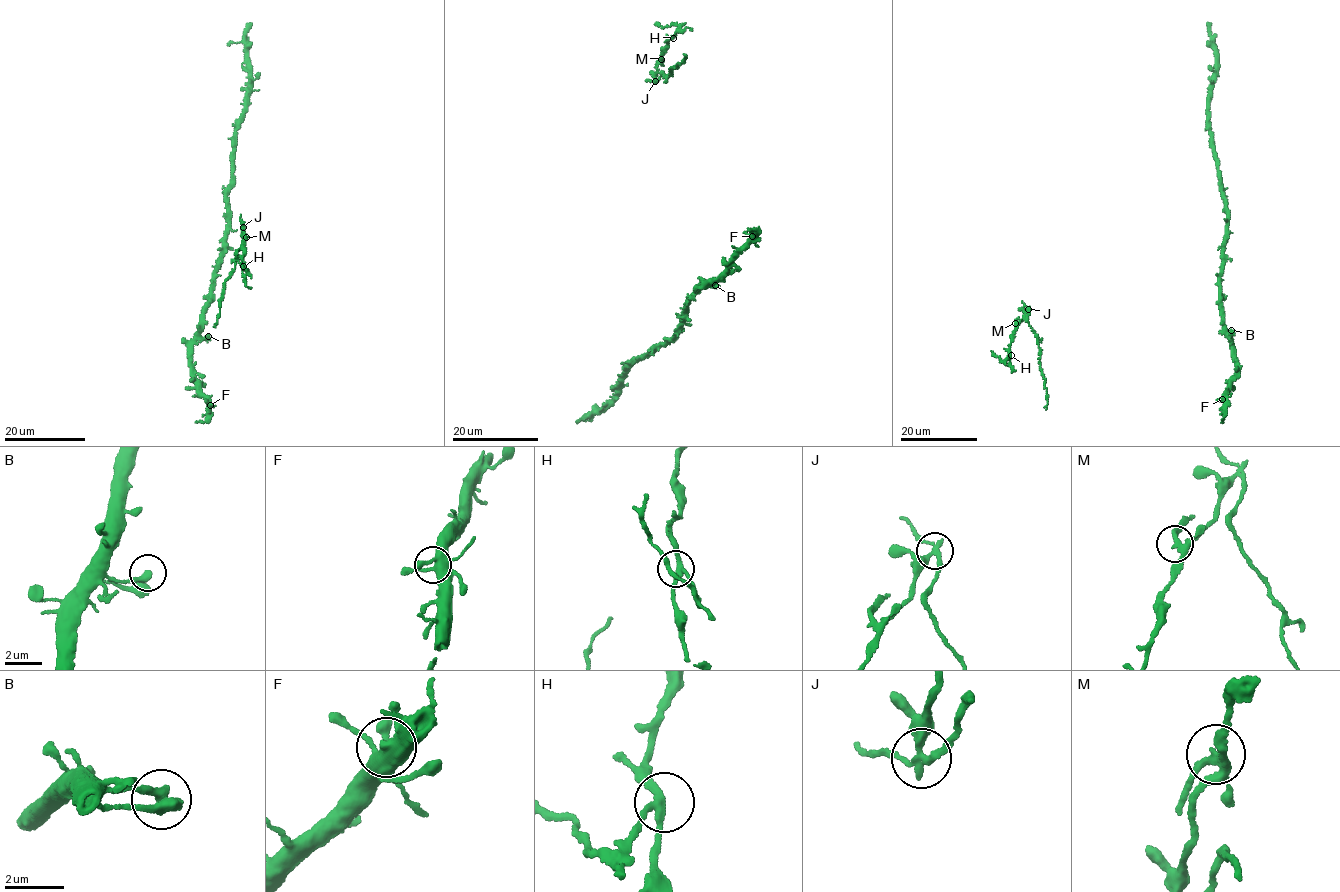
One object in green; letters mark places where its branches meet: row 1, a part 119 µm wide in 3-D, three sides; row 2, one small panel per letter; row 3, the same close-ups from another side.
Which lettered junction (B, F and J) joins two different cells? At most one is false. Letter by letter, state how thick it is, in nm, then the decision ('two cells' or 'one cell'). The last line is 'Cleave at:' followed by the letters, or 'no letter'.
B: 260 nm thick; one cell
F: 280 nm thick; one cell
J: 240 nm thick; two cells
Cleave at: J

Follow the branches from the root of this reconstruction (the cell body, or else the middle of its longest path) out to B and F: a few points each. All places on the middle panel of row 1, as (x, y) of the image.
B: (728, 267), (707, 285), (715, 285)
F: (728, 267), (752, 236)

